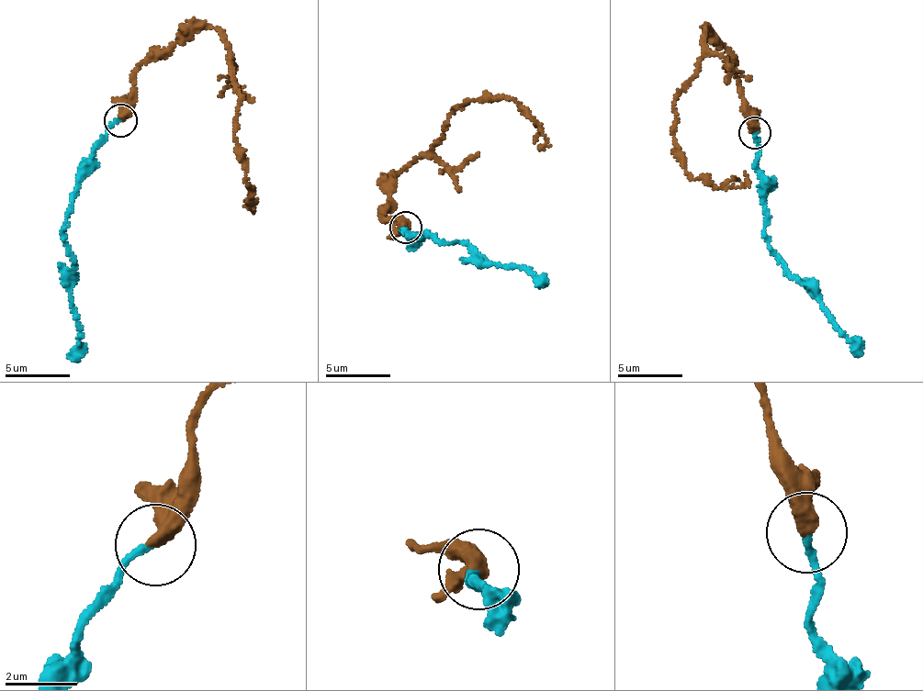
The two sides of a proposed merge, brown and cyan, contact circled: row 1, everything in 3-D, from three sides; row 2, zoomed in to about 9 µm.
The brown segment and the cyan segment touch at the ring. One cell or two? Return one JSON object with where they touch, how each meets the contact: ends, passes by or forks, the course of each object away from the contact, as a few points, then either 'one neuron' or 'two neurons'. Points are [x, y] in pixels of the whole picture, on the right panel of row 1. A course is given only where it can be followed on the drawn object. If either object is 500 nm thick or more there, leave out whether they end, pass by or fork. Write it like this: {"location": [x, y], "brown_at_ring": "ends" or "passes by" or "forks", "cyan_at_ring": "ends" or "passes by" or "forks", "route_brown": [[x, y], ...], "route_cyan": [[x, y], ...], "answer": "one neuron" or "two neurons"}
{"location": [755, 133], "brown_at_ring": "ends", "cyan_at_ring": "ends", "route_brown": [[754, 131], [706, 27], [700, 71], [673, 102], [676, 155], [720, 188], [745, 172]], "route_cyan": [[757, 132], [764, 236], [771, 250], [788, 273], [813, 291], [833, 327], [861, 354]], "answer": "one neuron"}

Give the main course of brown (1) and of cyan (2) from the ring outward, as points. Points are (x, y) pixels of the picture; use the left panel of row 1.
1: (121, 119), (137, 68), (190, 35), (212, 27), (230, 51), (238, 101), (236, 154), (252, 210), (253, 196)
2: (119, 120), (92, 151), (72, 193), (72, 212), (64, 226), (72, 256), (74, 282), (77, 362)

